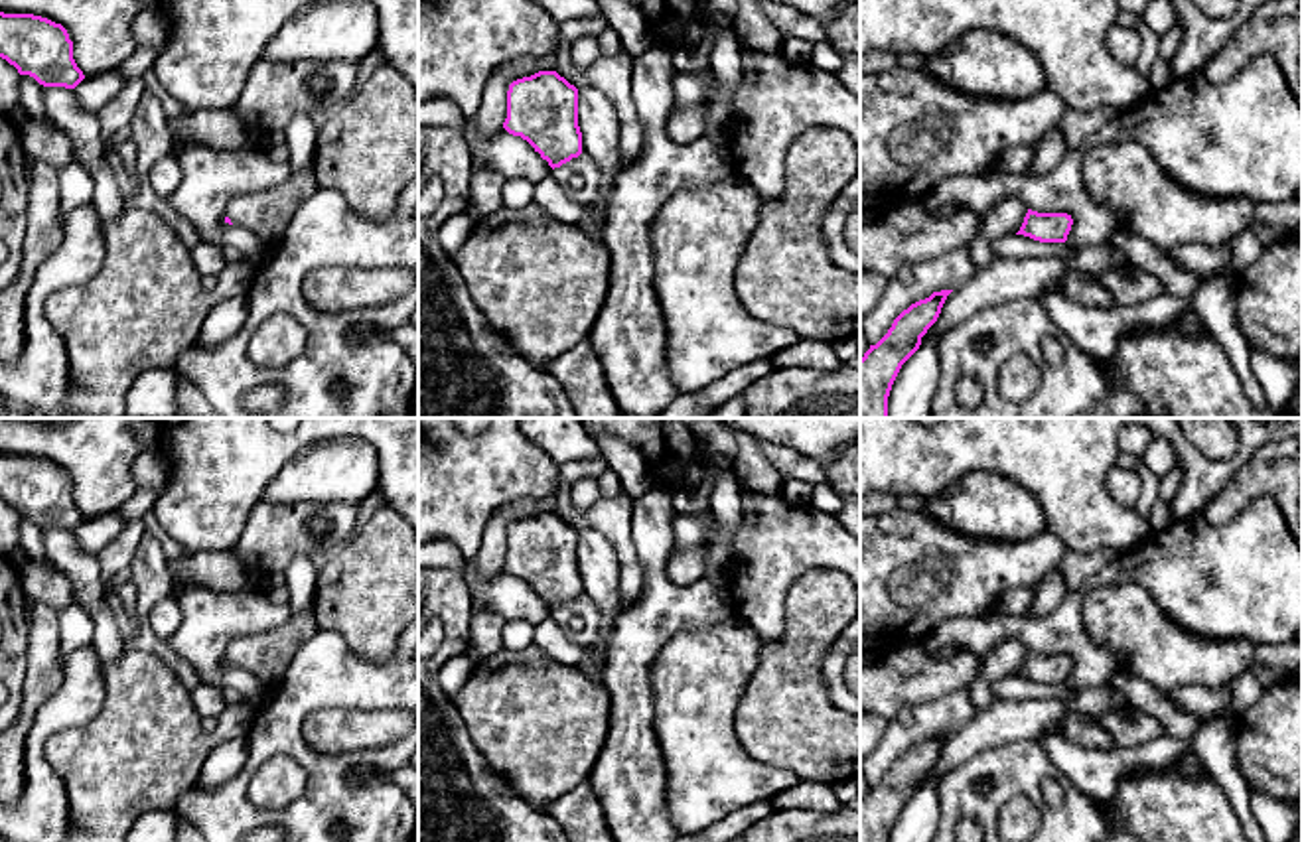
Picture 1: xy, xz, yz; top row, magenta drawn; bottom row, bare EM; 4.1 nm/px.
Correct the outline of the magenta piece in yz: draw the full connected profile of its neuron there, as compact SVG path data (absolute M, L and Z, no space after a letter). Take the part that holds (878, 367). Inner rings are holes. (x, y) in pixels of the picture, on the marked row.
M953 290L933 292L904 310L860 359L860 418L888 418L888 396L902 365L919 349Z

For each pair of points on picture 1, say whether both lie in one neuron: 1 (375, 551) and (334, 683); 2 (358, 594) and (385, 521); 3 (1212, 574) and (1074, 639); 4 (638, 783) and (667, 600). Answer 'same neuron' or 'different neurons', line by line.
1: different neurons
2: same neuron
3: same neuron
4: same neuron

